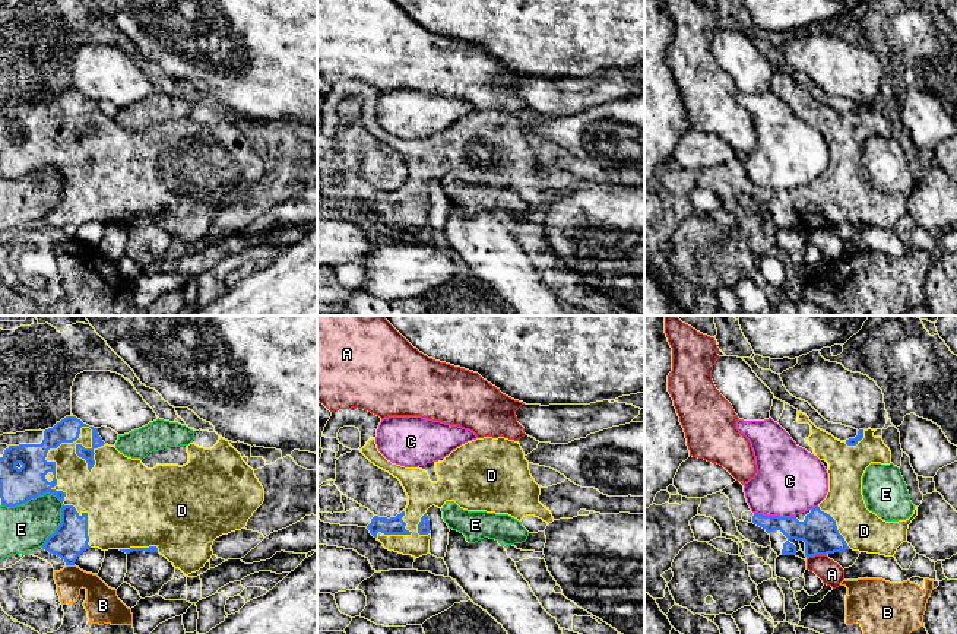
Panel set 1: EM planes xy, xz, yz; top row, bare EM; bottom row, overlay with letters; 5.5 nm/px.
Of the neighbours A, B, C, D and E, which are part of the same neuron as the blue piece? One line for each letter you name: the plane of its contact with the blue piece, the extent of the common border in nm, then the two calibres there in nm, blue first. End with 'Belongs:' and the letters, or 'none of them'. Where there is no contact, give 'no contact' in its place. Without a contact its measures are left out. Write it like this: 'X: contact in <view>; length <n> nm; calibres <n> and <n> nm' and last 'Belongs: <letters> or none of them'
D: contact in xy; length 650 nm; calibres 190 and 260 nm
Belongs: D

